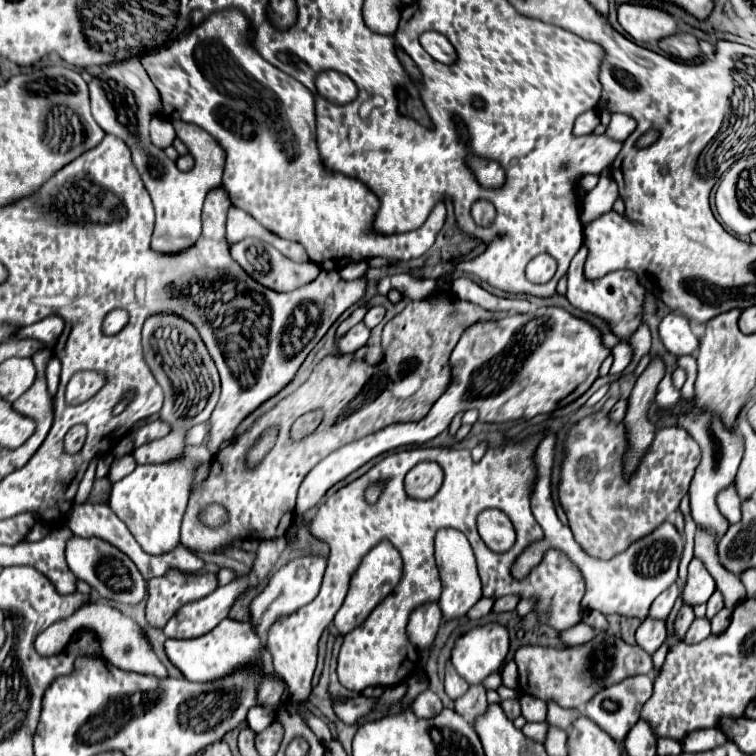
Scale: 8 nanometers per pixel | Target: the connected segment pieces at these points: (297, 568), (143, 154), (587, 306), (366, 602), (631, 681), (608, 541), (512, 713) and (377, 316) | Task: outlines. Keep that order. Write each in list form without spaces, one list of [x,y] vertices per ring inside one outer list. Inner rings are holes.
[[[303,556],[303,558],[295,558],[289,564],[285,564],[283,568],[279,568],[279,572],[269,580],[267,588],[251,602],[251,624],[255,626],[255,630],[259,632],[263,644],[265,644],[265,636],[269,626],[275,622],[277,616],[281,614],[291,614],[295,612],[299,606],[309,604],[321,586],[323,580],[323,572],[327,568],[327,558],[323,556]]]
[[[157,116],[157,118],[151,120],[151,138],[147,138],[147,142],[139,142],[139,146],[135,146],[133,164],[135,164],[135,168],[137,168],[139,174],[141,174],[141,180],[143,180],[145,188],[147,188],[151,200],[153,200],[153,208],[155,208],[155,216],[157,216],[157,218],[155,218],[155,232],[153,232],[151,246],[153,246],[155,250],[159,250],[159,252],[177,252],[177,250],[183,250],[183,248],[193,246],[195,240],[197,240],[199,234],[201,234],[201,206],[203,206],[203,198],[205,198],[205,194],[209,192],[209,188],[215,188],[215,186],[221,184],[223,164],[225,164],[225,152],[223,152],[223,148],[221,148],[203,128],[199,128],[199,126],[193,126],[193,124],[183,122],[183,120],[175,120],[175,122],[171,124],[169,120]],[[175,132],[177,132],[177,136],[181,138],[181,142],[189,148],[191,156],[195,158],[195,166],[193,166],[189,172],[181,172],[181,170],[175,166],[175,162],[169,160],[163,150],[159,150],[159,148],[165,148],[165,146],[169,146],[169,144],[173,142]]]
[[[582,246],[571,260],[567,272],[567,300],[583,310],[583,312],[591,312],[603,320],[607,320],[613,328],[613,334],[621,336],[623,340],[627,340],[627,336],[631,336],[639,322],[639,314],[641,314],[641,302],[647,294],[647,290],[643,286],[639,286],[635,273],[630,270],[618,270],[611,272],[606,276],[597,280],[588,280],[584,276],[583,266],[587,257],[587,248]]]
[[[383,540],[363,558],[359,570],[355,572],[355,576],[351,579],[347,598],[345,598],[343,606],[339,608],[335,620],[333,620],[335,628],[339,630],[339,634],[347,634],[353,628],[357,628],[371,614],[371,610],[377,606],[377,602],[381,602],[397,586],[399,578],[401,578],[401,556],[393,548],[391,542]]]
[[[645,674],[631,676],[615,686],[609,686],[607,690],[601,690],[595,698],[591,698],[591,702],[587,702],[587,706],[585,706],[585,714],[595,724],[599,724],[599,728],[603,732],[611,734],[611,738],[615,738],[615,742],[619,742],[619,746],[621,746],[627,732],[639,720],[639,710],[651,698],[651,692],[653,692],[653,680],[649,676],[645,676]]]
[[[593,414],[581,420],[577,426],[573,426],[569,438],[567,438],[567,458],[563,462],[563,472],[561,472],[561,484],[559,484],[559,500],[563,510],[567,512],[569,518],[569,528],[587,550],[587,554],[595,558],[613,558],[615,554],[621,554],[627,550],[627,544],[633,544],[647,534],[651,534],[655,528],[659,528],[665,520],[671,518],[671,514],[679,508],[681,498],[687,494],[689,482],[693,478],[693,472],[699,464],[701,452],[695,440],[681,430],[681,428],[661,428],[655,434],[653,446],[647,452],[647,458],[641,462],[639,470],[631,476],[631,480],[623,480],[621,474],[621,458],[627,448],[625,442],[625,430],[623,424],[613,424],[607,420],[607,414]]]
[[[503,700],[501,702],[503,712],[507,714],[509,720],[515,720],[517,716],[521,716],[521,708],[519,708],[519,700]]]
[[[373,306],[373,308],[365,314],[363,324],[365,324],[367,328],[373,328],[373,326],[377,326],[377,324],[381,322],[383,316],[385,316],[385,308],[381,308],[381,306]]]

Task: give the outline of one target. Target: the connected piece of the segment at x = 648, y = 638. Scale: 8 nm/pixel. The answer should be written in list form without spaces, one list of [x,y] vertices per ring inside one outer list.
[[[647,618],[639,628],[637,628],[637,634],[635,634],[635,640],[637,640],[637,646],[643,648],[647,654],[653,654],[667,638],[667,628],[665,628],[665,622],[661,620],[651,620]]]

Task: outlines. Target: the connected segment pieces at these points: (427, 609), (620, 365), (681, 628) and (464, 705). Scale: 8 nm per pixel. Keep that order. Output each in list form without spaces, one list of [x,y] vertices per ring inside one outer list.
[[[427,604],[427,606],[421,606],[419,610],[415,610],[409,616],[409,626],[407,626],[411,644],[417,646],[419,650],[431,646],[437,636],[439,624],[441,624],[441,610],[437,604]]]
[[[627,342],[617,344],[617,346],[613,348],[613,366],[611,366],[609,374],[611,374],[613,378],[617,378],[617,376],[625,370],[625,366],[627,366],[629,362],[631,362],[631,348],[629,348],[629,344],[627,344]]]
[[[683,606],[679,610],[675,622],[673,622],[673,636],[671,636],[671,640],[683,640],[685,638],[685,632],[689,630],[689,626],[693,622],[693,618],[695,618],[693,616],[693,608],[691,606]]]
[[[483,684],[477,686],[469,686],[469,692],[465,696],[461,696],[459,700],[455,700],[455,710],[469,722],[475,724],[475,720],[479,716],[483,716],[487,712],[487,698],[485,698],[485,688]]]

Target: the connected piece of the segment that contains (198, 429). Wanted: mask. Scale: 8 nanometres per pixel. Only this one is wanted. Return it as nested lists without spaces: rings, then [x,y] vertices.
[[[207,422],[195,424],[195,426],[191,426],[191,428],[185,432],[185,444],[193,444],[193,446],[205,444],[207,434],[209,434],[209,424],[207,424]]]

